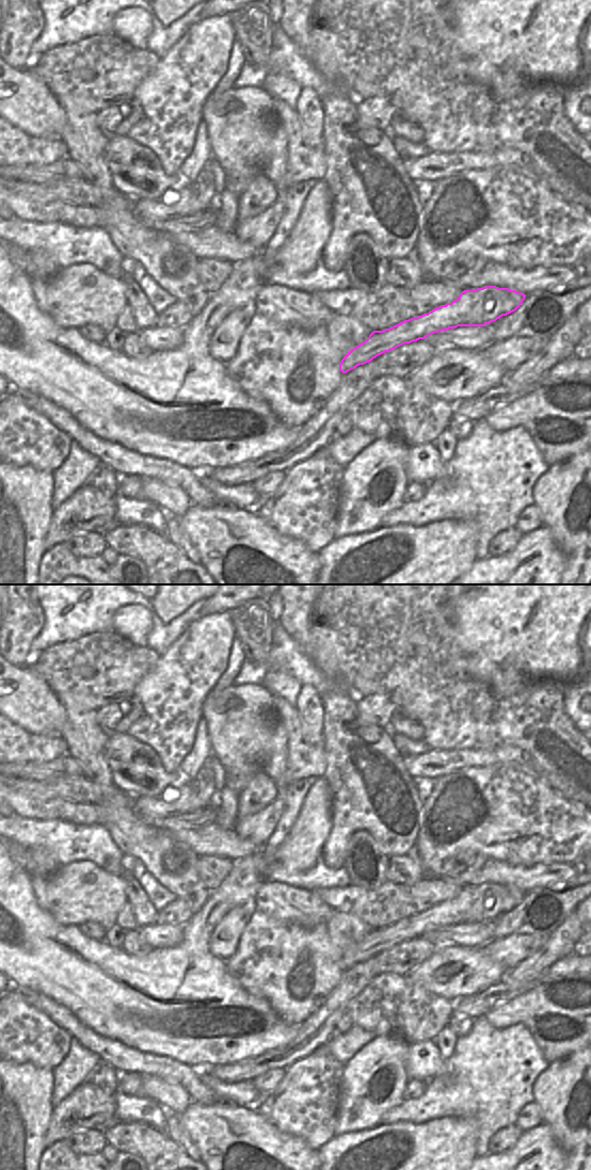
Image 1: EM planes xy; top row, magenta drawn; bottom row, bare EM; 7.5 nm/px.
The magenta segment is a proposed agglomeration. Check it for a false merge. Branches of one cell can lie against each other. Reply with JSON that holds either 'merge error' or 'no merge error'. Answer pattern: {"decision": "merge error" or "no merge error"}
{"decision": "merge error"}

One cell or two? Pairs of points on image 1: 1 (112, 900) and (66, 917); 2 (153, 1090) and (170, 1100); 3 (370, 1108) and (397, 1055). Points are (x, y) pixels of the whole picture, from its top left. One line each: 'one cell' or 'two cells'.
1: one cell
2: one cell
3: one cell

